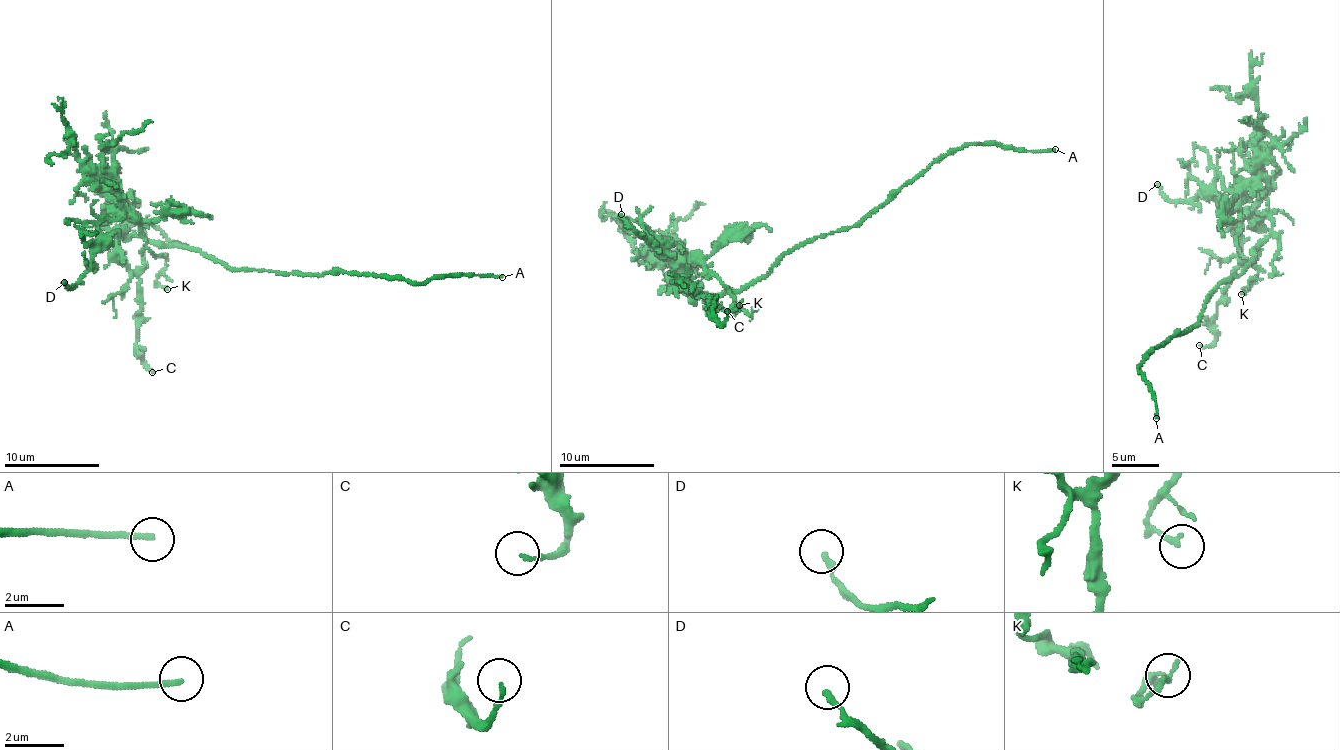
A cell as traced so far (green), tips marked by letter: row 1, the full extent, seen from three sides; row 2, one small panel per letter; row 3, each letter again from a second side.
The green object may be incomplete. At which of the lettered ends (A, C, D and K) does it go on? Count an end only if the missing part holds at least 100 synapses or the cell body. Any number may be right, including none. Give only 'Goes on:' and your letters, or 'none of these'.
Goes on: A

